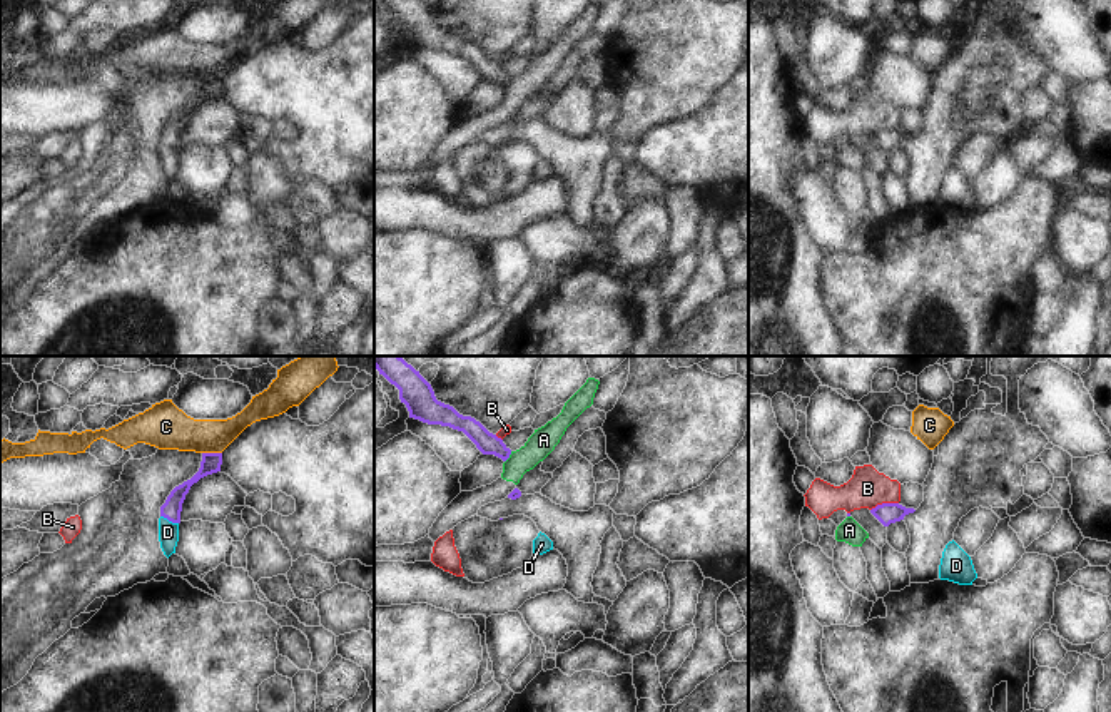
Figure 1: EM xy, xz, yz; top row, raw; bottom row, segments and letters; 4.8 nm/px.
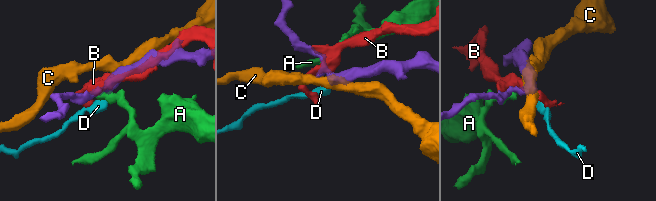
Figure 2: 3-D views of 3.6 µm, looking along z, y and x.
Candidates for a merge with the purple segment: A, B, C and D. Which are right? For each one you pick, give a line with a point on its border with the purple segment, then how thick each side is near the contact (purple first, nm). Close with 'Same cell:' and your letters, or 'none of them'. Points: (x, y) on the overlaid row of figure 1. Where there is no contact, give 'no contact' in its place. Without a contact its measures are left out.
D: contact xy (169, 520); calibres 90 and 100 nm
Same cell: D

